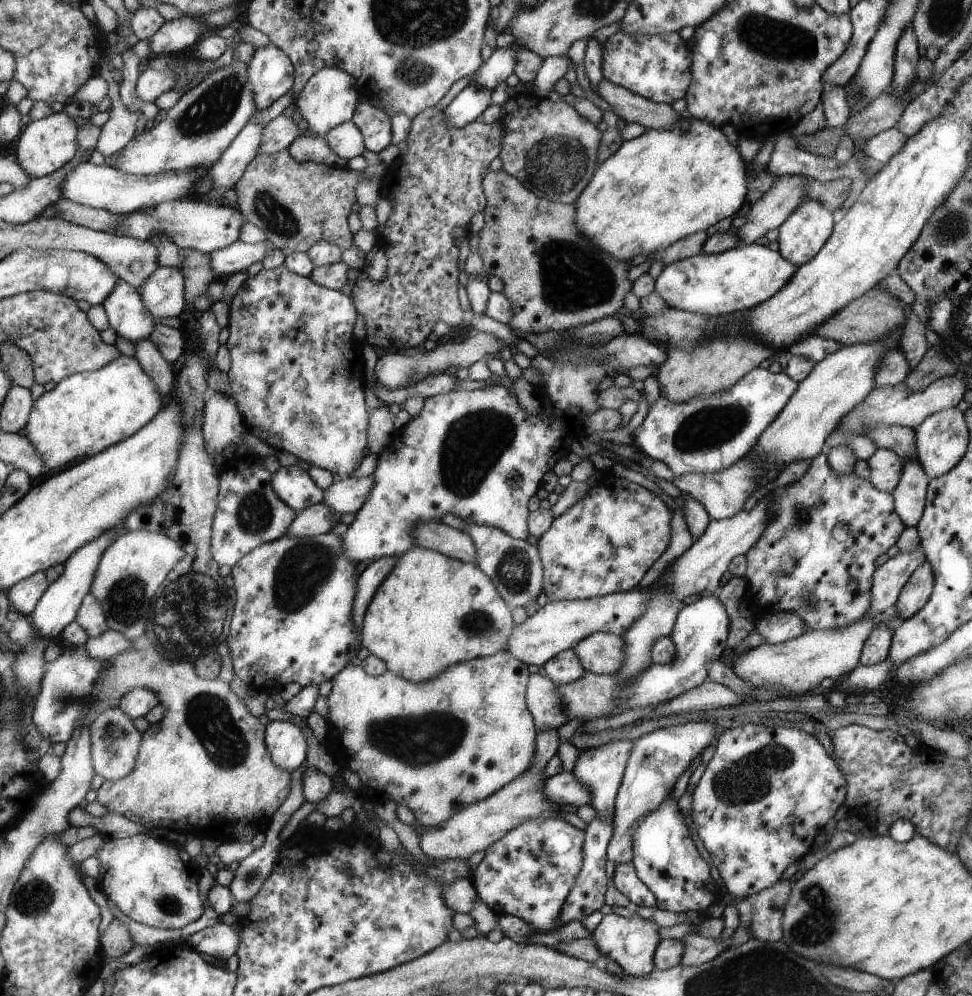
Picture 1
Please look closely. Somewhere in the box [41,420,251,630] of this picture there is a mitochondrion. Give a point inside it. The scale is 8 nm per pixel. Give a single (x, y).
(128, 601)

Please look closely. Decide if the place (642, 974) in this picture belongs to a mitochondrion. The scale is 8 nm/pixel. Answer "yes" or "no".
no

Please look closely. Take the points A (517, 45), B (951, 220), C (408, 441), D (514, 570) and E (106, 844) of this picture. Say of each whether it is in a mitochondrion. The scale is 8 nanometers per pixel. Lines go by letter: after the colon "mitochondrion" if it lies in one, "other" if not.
A: other
B: mitochondrion
C: other
D: mitochondrion
E: other

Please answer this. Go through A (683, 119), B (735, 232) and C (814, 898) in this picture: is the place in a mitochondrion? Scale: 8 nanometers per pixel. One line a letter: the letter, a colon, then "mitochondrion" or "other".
A: other
B: other
C: mitochondrion

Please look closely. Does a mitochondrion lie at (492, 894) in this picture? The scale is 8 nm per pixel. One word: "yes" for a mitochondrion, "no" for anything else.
no

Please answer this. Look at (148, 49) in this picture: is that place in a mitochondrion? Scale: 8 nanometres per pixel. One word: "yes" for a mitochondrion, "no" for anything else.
no

